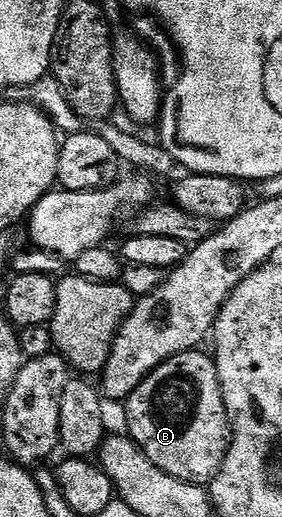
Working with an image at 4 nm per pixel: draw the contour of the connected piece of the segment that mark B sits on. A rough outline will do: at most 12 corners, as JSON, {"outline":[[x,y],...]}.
{"outline":[[176,353],[128,396],[127,436],[211,482],[230,422],[218,367]]}

